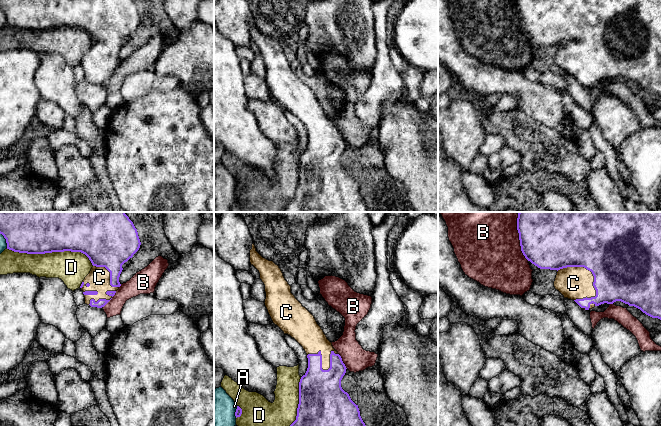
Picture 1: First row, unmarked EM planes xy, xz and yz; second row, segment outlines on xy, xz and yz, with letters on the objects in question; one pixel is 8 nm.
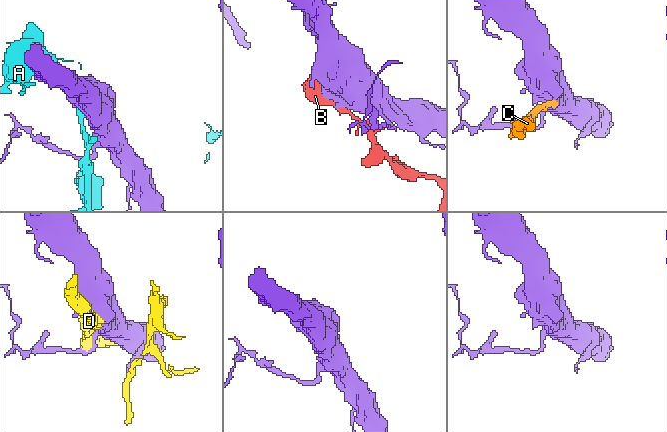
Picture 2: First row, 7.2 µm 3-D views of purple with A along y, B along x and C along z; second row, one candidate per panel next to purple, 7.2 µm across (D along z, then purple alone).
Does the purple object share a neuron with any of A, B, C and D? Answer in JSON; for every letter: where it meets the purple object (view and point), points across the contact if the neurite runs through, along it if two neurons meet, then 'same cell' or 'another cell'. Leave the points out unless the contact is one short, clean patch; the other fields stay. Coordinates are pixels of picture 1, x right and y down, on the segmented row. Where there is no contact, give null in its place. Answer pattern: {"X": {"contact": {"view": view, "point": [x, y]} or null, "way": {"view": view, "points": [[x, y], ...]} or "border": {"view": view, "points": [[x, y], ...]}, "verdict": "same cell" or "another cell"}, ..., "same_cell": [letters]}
{"A": {"contact": {"view": "xy", "point": [6, 240]}, "verdict": "another cell"}, "B": {"contact": {"view": "yz", "point": [519, 237]}, "verdict": "another cell"}, "C": {"contact": {"view": "yz", "point": [586, 268]}, "verdict": "same cell"}, "D": {"contact": {"view": "xy", "point": [51, 252]}, "verdict": "another cell"}, "same_cell": ["C"]}

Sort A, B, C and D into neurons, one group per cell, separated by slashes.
A / B / C / D

